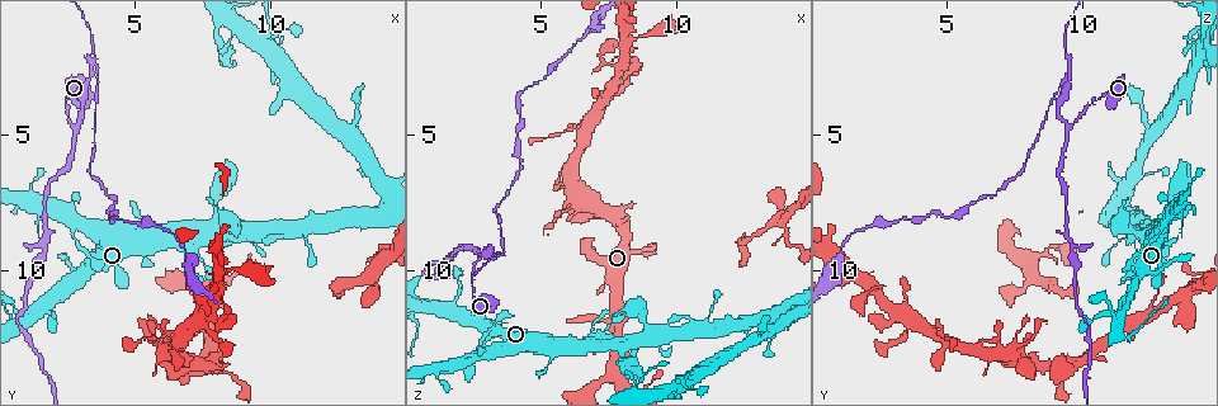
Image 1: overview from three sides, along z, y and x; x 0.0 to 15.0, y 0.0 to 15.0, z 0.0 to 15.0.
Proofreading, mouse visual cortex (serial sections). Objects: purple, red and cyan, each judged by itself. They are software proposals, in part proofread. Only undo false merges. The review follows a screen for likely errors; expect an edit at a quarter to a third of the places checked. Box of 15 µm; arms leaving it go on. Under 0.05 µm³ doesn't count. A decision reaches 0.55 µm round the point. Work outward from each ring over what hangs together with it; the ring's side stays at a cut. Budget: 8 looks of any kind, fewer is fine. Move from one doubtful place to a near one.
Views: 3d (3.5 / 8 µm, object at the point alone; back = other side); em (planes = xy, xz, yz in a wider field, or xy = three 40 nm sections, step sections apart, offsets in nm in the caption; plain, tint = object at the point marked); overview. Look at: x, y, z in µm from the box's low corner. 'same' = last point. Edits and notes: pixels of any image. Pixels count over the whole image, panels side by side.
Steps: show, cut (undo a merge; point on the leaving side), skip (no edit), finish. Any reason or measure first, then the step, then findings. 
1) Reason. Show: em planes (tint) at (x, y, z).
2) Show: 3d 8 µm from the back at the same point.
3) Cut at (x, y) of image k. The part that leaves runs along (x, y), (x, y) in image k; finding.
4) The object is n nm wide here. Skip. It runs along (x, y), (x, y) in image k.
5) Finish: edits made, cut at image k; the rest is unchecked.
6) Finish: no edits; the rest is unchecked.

Sharp bend. Show: 3d 3.5 µm at (2.8, 4.7, 9.6).

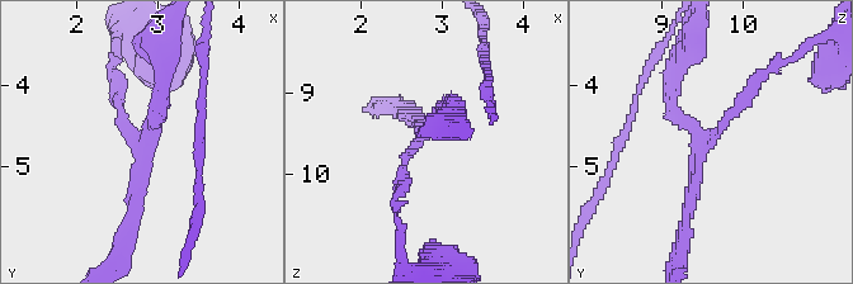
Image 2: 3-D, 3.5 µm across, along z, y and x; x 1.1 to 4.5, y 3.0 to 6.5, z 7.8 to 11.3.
Show: em xy step 2 (tint) at (2.85, 4.65, 9.50).

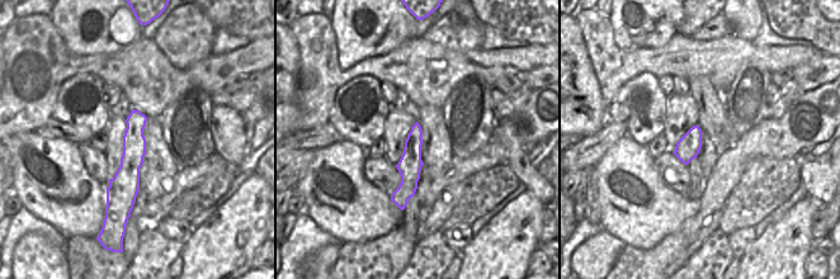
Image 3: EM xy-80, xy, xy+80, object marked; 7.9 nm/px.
Skip. All the same cell.

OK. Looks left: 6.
Thick turns thin. Show: 3d 3.5 µm at (3.4, 2.9, 9.5).

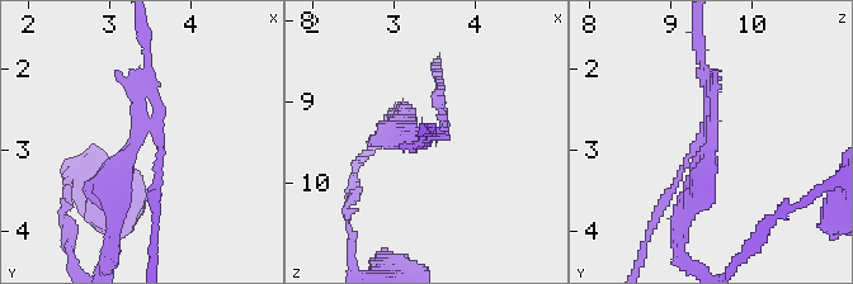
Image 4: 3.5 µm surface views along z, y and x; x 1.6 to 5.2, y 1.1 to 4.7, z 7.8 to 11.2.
3 arms meet here; the arms are 100, 100, 300 nm wide. Show: em planes (tint) at (3.35, 2.80, 9.50).

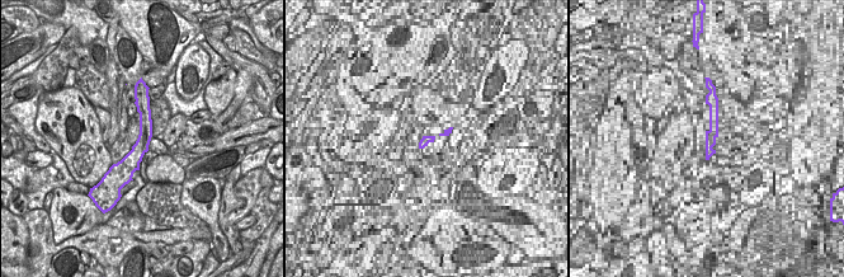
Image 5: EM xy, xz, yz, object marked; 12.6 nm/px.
Cut at (158, 167) of image 4. The part that leaves runs along (152, 131), (160, 135), (156, 235) in image 4; a second cell is stuck on.

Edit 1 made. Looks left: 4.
Sharp bend. Show: 3d 3.5 µm at (9.9, 1.6, 14.3).

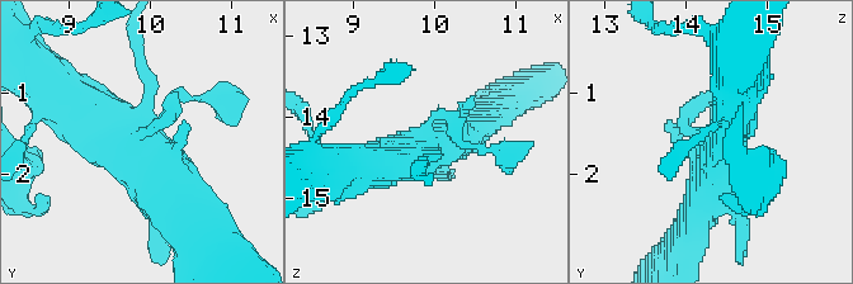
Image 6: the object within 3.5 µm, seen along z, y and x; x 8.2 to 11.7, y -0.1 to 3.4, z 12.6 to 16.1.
Show: em xy step 2 (tint) at (9.90, 1.55, 14.20).

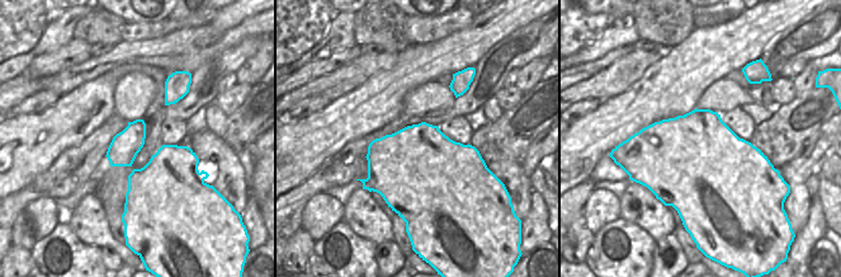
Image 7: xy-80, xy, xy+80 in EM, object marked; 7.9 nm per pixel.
Skip. It runs along (178, 216), (131, 150), (69, 95) in image 6; all the same cell.

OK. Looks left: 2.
Finish: edits made, cut at image 4; the rest is unchecked.

